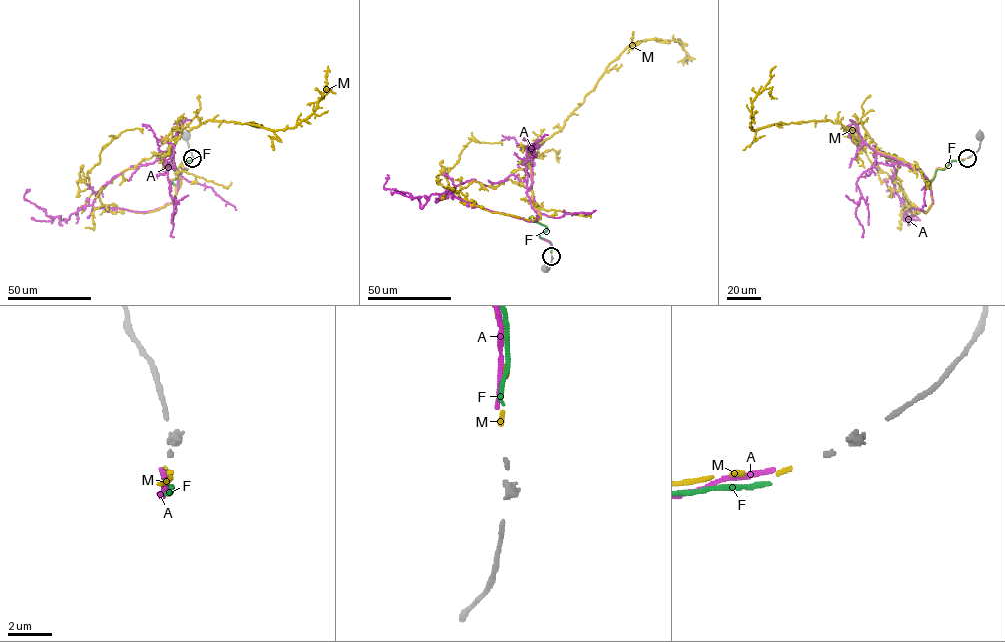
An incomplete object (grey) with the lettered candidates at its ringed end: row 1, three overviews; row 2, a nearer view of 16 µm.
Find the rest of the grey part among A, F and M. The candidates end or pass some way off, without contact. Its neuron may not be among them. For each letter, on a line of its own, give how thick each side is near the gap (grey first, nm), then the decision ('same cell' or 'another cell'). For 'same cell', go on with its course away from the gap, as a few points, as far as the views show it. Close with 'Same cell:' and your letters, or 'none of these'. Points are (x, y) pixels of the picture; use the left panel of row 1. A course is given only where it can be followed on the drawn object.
A: calibres 170 and 200 nm; another cell
F: calibres 170 and 190 nm; another cell
M: calibres 170 and 200 nm; same cell; course (192, 159), (170, 181), (176, 186), (172, 140), (209, 120), (294, 127), (331, 87), (324, 98)
Same cell: M

